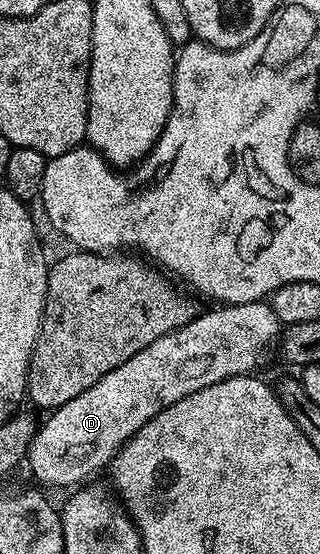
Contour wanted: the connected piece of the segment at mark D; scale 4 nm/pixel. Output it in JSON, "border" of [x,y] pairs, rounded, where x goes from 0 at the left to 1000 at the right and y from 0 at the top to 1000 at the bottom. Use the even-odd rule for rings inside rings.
{"border":[[[809,543],[800,547],[738,547],[728,551],[681,551],[666,556],[672,561],[634,560],[609,569],[606,578],[588,587],[553,590],[538,601],[525,601],[513,608],[500,608],[488,616],[475,616],[475,623],[463,623],[450,630],[438,630],[438,637],[425,637],[400,652],[388,652],[388,659],[363,659],[363,666],[350,666],[350,673],[325,673],[313,681],[313,688],[300,688],[300,695],[288,695],[275,702],[263,702],[263,709],[250,709],[250,717],[225,717],[225,724],[213,724],[200,731],[166,736],[153,744],[156,749],[144,758],[128,758],[125,769],[106,780],[106,792],[94,800],[88,816],[88,838],[94,836],[94,850],[106,856],[106,865],[134,881],[144,879],[219,879],[253,874],[278,857],[294,857],[306,848],[328,845],[353,829],[356,819],[388,805],[388,801],[425,783],[450,765],[475,760],[475,753],[488,753],[488,745],[509,742],[525,731],[550,731],[550,724],[563,724],[575,717],[588,717],[588,709],[613,709],[625,702],[638,702],[666,691],[684,691],[703,684],[722,684],[741,677],[784,675],[819,655],[819,639],[841,630],[844,625],[859,625],[863,614],[875,605],[875,585],[863,565],[844,556],[841,545]]]}

